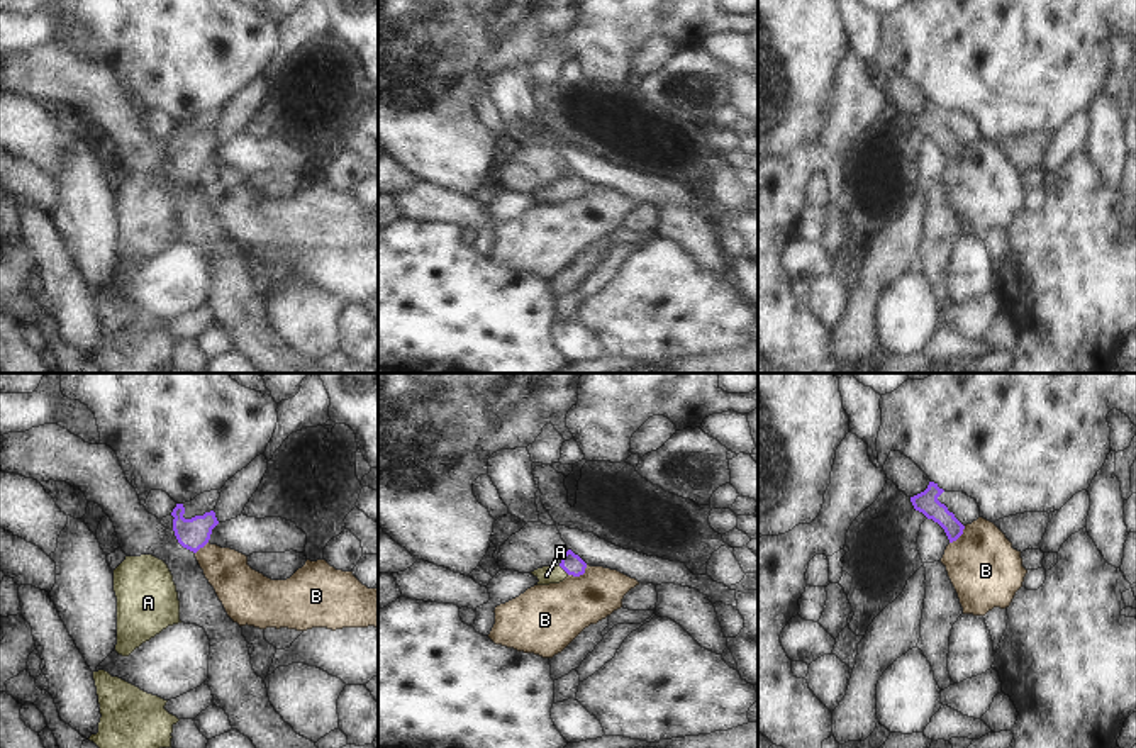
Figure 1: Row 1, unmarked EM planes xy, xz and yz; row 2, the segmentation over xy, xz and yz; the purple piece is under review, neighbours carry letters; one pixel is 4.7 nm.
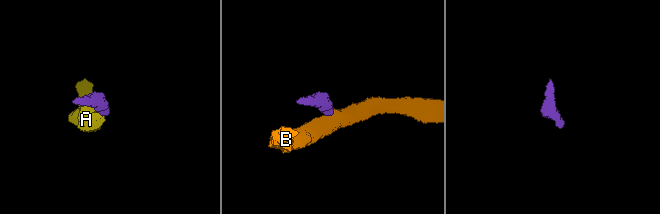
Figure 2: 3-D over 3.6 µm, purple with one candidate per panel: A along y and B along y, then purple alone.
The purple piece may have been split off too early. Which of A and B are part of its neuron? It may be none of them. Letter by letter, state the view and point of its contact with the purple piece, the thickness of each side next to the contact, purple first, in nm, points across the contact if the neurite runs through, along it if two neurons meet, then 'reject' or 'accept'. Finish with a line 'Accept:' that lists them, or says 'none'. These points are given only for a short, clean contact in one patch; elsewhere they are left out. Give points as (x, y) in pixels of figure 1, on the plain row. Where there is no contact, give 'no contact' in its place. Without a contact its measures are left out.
A: xz (565, 190) | 100/90 nm | across xz (572, 184), (565, 190), (546, 195) | accept
B: xz (579, 195) | 100/320 nm | along xz (587, 185), (582, 194), (568, 195) | reject
Accept: A

